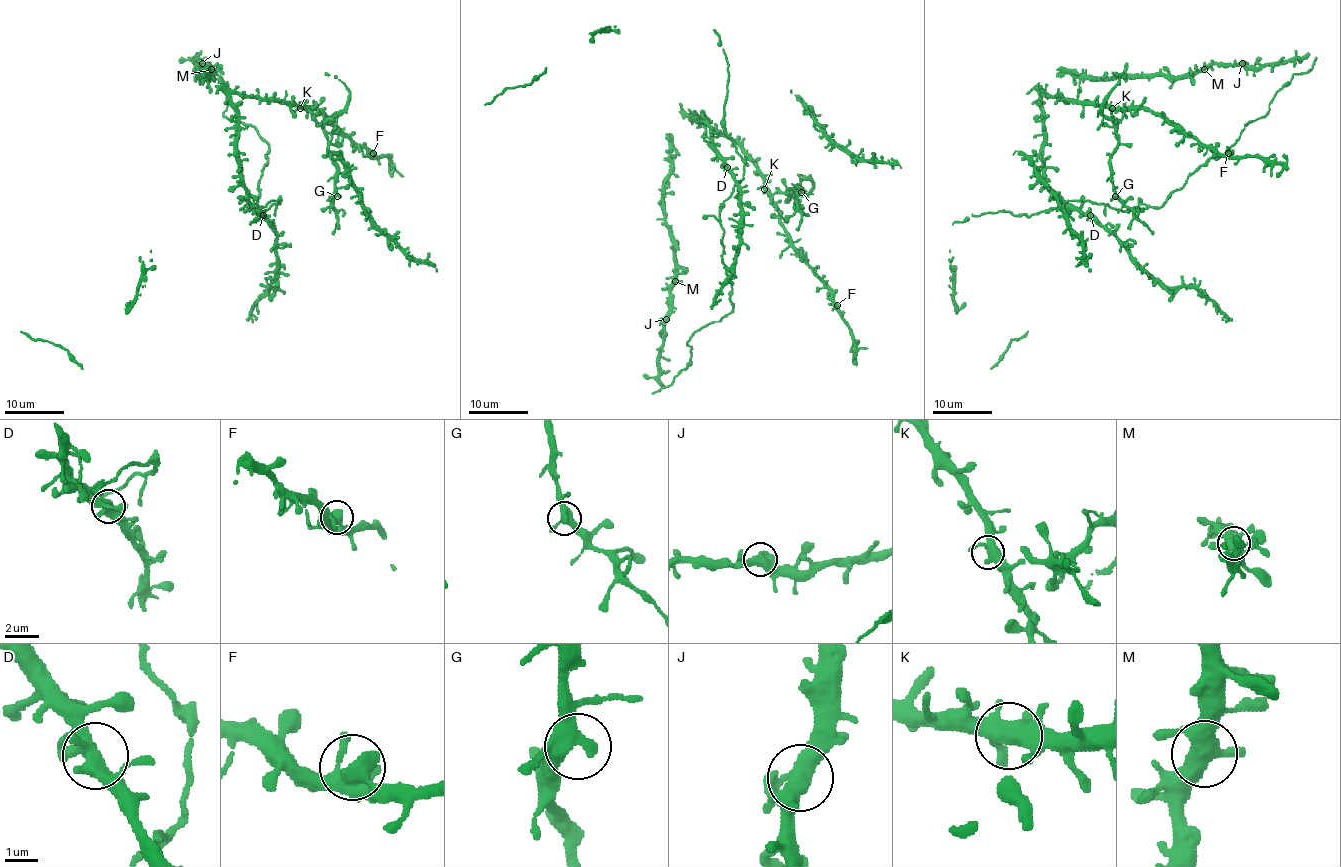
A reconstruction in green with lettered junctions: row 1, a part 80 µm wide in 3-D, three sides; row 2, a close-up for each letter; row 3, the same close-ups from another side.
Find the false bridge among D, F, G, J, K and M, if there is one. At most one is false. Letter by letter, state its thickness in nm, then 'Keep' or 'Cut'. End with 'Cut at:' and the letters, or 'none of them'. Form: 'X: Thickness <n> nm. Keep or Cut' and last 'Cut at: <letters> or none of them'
D: Thickness 440 nm. Keep
F: Thickness 420 nm. Keep
G: Thickness 420 nm. Keep
J: Thickness 420 nm. Keep
K: Thickness 440 nm. Keep
M: Thickness 440 nm. Keep
Cut at: none of them

